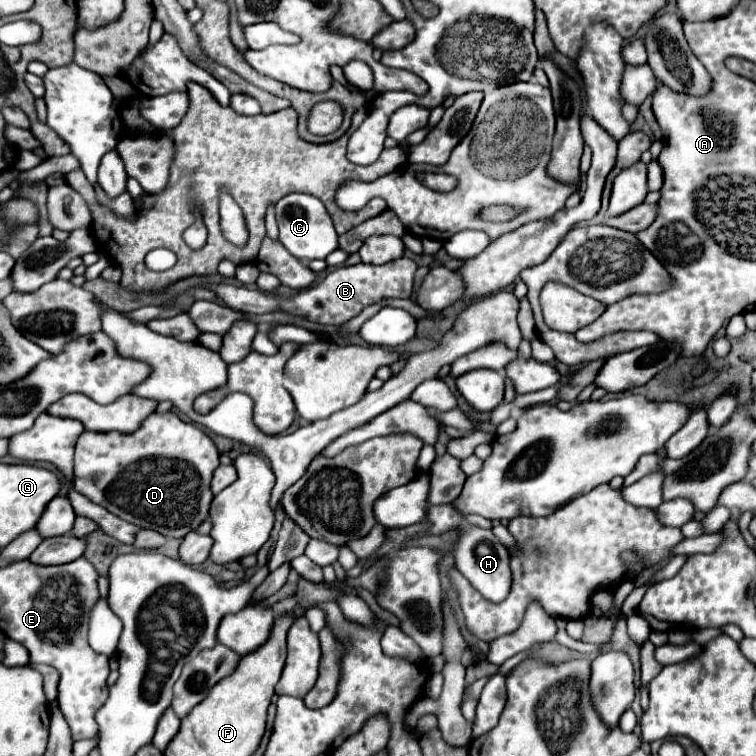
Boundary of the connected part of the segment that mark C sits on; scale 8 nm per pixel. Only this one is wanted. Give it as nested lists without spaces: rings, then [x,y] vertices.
[[[289,193],[277,201],[277,225],[279,225],[279,241],[285,249],[297,259],[325,259],[331,251],[337,249],[337,233],[333,229],[333,221],[325,209],[325,205],[313,195]]]

